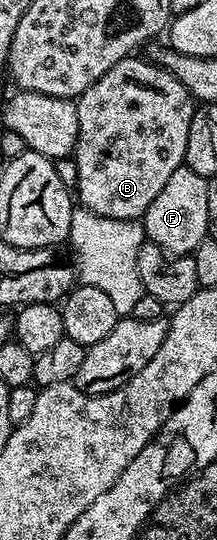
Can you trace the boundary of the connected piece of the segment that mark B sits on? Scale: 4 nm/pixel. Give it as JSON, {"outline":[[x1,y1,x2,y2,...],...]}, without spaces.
{"outline":[[128,56,122,58,117,64,113,64,113,68,109,68,109,72,105,72,101,76,101,80,97,80,92,84,85,93,79,95,75,102,79,135,77,136,73,157,77,164,77,176,79,179,74,189,77,191,77,198,81,205,89,212,97,212,97,216,109,216,113,220,142,219,143,214,149,208,149,204,153,204,153,200,160,194,161,188,165,188,165,183,168,182,169,176,173,176,173,172,177,172,177,168,184,165,187,156,187,145,189,144,189,124,195,115,196,105,196,99,191,97,190,92,185,88,185,84,181,84,181,80,177,80,168,70,163,70,146,57]]}

